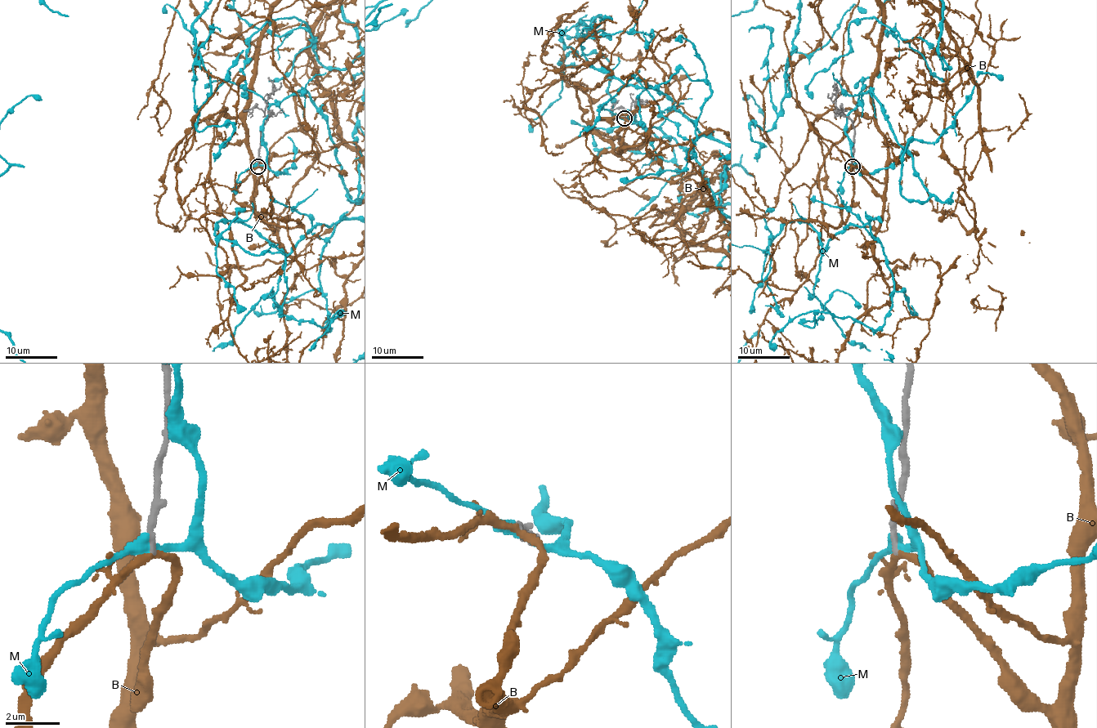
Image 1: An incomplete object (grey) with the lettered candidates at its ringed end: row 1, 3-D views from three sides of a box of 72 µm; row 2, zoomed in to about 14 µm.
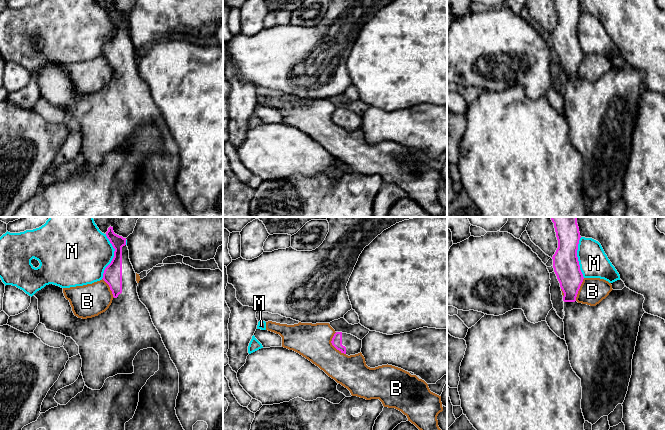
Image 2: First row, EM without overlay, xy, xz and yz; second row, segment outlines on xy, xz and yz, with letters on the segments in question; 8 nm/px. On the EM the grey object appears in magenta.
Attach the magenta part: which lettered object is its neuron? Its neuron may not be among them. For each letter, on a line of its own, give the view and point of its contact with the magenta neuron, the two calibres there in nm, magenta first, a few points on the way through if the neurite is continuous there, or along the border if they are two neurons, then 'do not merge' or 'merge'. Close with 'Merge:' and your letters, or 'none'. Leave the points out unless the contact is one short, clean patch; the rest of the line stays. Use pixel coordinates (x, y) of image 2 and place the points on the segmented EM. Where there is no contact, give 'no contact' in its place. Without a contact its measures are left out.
B: contact xz (333, 345); calibres 80 and 280 nm; border xz (335, 332), (331, 343), (345, 354); do not merge
M: contact xy (114, 256); calibres 150 and 420 nm; do not merge
Merge: none

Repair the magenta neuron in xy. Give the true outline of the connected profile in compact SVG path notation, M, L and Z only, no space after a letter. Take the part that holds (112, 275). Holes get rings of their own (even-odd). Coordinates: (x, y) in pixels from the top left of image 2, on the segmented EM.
M111 226L106 236L115 249L114 257L105 268L102 278L109 285L114 297L109 308L92 318L78 318L74 315L69 300L65 298L63 288L49 284L33 295L38 299L40 323L47 330L71 337L76 342L82 359L82 376L85 385L92 390L100 390L109 377L134 373L133 360L137 353L153 348L159 355L159 370L140 390L137 409L133 418L125 423L125 430L184 430L175 410L179 373L148 309L139 299L136 273L129 259L126 238L115 234Z

